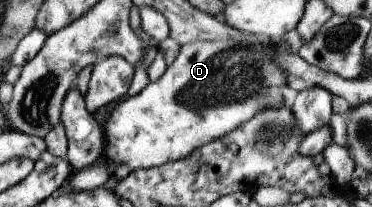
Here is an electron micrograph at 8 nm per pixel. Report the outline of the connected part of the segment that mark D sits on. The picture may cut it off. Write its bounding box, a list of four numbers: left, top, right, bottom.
[59,34,285,171]

